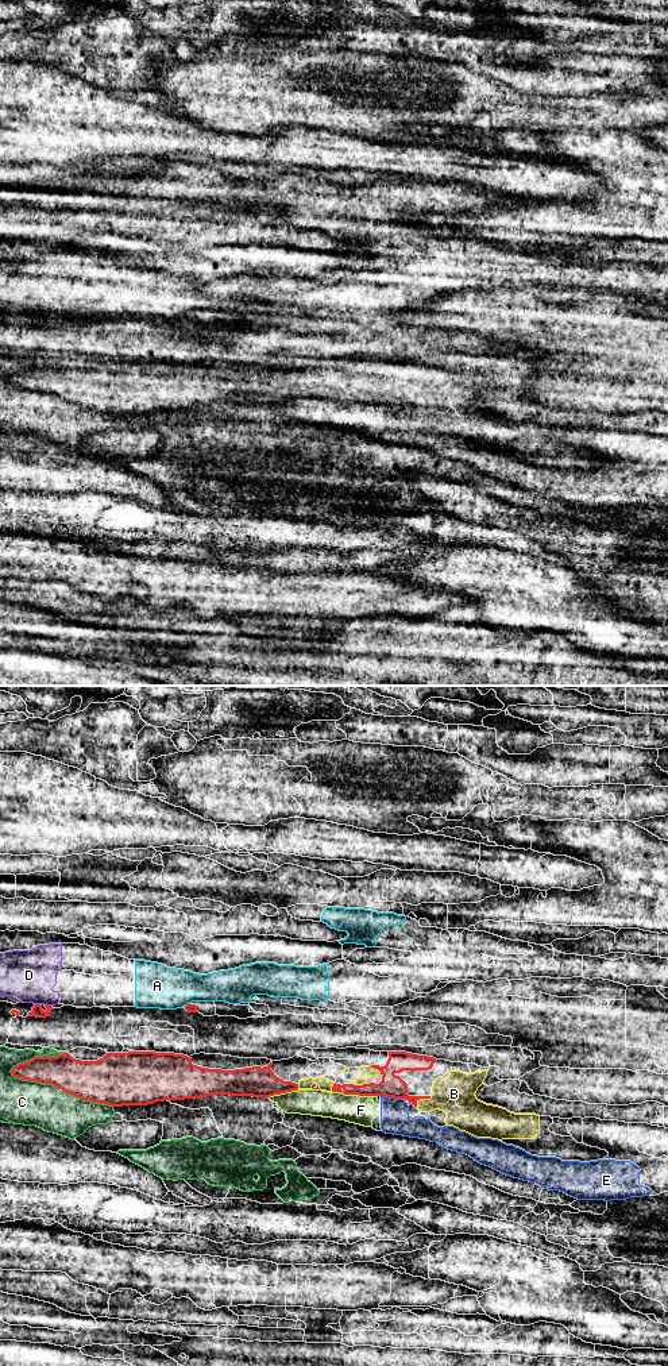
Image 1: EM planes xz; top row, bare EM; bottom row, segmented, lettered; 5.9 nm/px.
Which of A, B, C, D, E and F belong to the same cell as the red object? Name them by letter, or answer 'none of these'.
B

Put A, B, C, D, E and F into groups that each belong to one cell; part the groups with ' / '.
A D / B / C / E F

